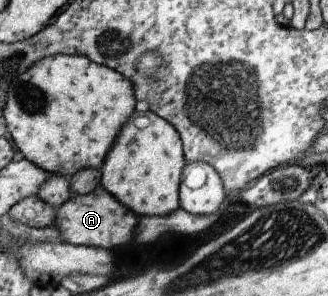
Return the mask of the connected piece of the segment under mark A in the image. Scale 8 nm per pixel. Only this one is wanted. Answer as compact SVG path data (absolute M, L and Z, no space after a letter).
M99 187L91 193L72 194L69 201L55 209L55 219L51 226L59 231L59 237L63 242L76 246L113 249L129 241L135 225L137 225L137 213L123 205L114 194Z

